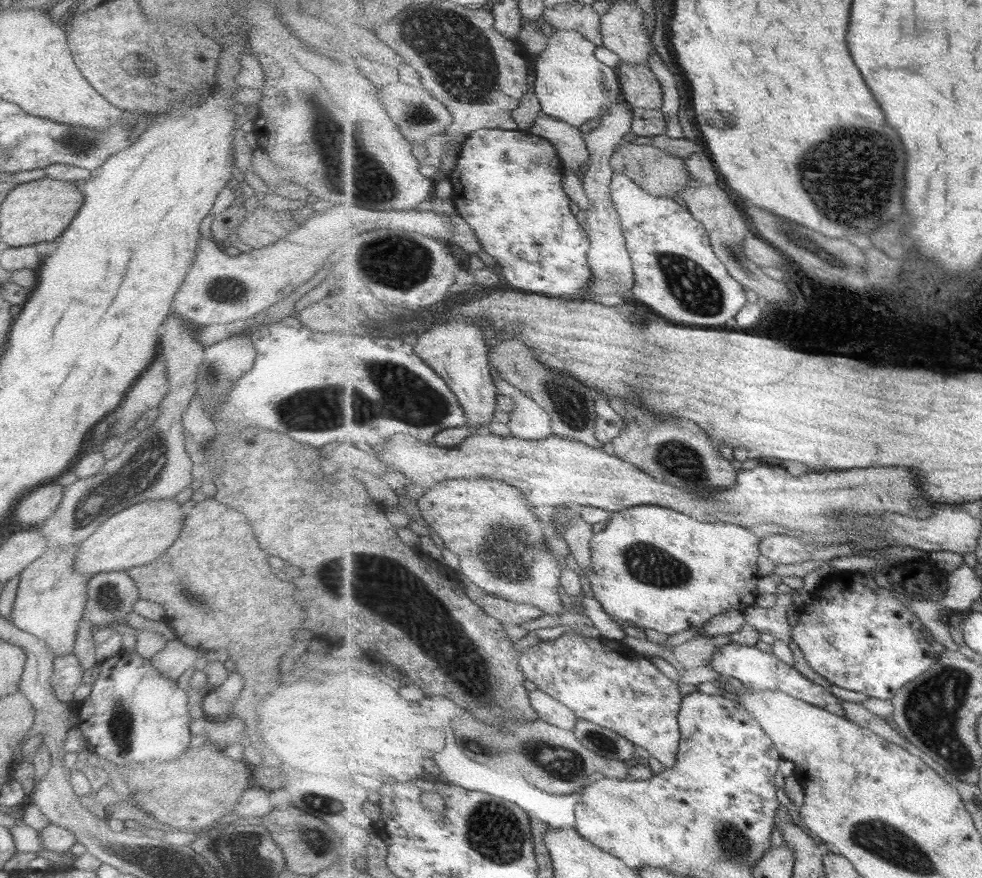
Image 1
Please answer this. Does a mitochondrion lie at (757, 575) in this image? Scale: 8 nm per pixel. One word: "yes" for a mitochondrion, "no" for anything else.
no

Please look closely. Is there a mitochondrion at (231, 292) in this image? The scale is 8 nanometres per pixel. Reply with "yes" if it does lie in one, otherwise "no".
yes

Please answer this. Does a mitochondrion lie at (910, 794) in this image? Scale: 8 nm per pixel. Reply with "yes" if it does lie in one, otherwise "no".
no

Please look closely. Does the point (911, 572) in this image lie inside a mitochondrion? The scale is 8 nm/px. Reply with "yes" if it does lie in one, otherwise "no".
no

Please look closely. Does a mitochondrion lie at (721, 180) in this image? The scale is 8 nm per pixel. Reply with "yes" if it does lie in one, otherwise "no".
no

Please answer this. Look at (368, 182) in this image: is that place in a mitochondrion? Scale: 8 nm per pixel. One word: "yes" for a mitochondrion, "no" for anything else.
yes

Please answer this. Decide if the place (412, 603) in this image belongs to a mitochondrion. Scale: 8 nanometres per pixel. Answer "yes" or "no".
yes

